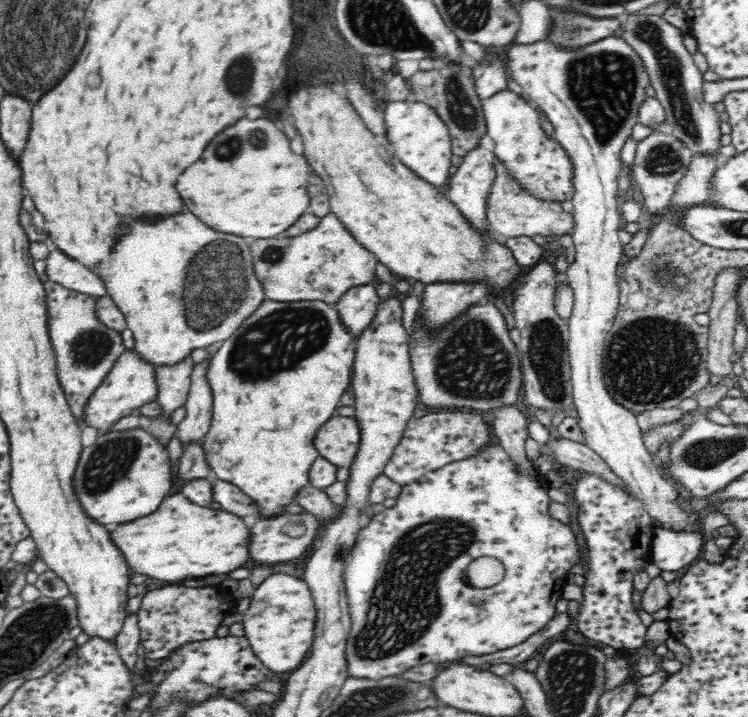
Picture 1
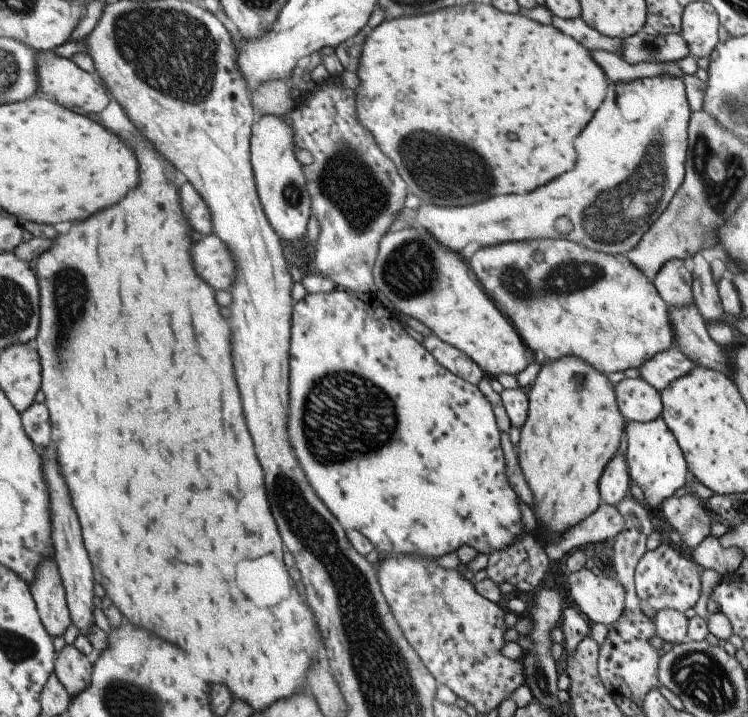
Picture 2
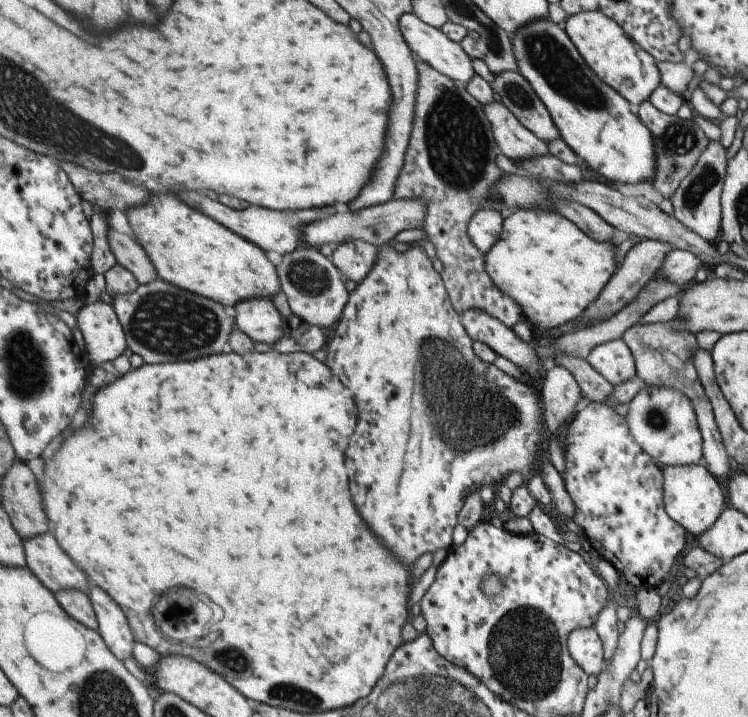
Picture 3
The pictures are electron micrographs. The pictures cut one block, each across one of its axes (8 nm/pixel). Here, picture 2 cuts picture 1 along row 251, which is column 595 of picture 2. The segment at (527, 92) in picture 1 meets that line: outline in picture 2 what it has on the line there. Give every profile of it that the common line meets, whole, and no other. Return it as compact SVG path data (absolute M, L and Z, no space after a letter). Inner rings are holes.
M583 568L577 572L567 572L565 586L575 606L593 623L601 623L606 627L615 622L623 612L625 593L621 583L616 578L595 576L590 569Z

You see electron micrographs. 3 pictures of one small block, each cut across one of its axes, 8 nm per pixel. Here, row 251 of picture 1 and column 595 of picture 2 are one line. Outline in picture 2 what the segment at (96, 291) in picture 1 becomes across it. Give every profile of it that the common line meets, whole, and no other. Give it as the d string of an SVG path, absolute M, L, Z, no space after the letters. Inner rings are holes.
M589 50L593 62L603 70L607 82L631 82L639 78L653 78L661 74L671 74L672 77L682 78L683 72L673 64L655 64L647 62L635 62L627 64L621 60L617 53L605 52L605 50Z

